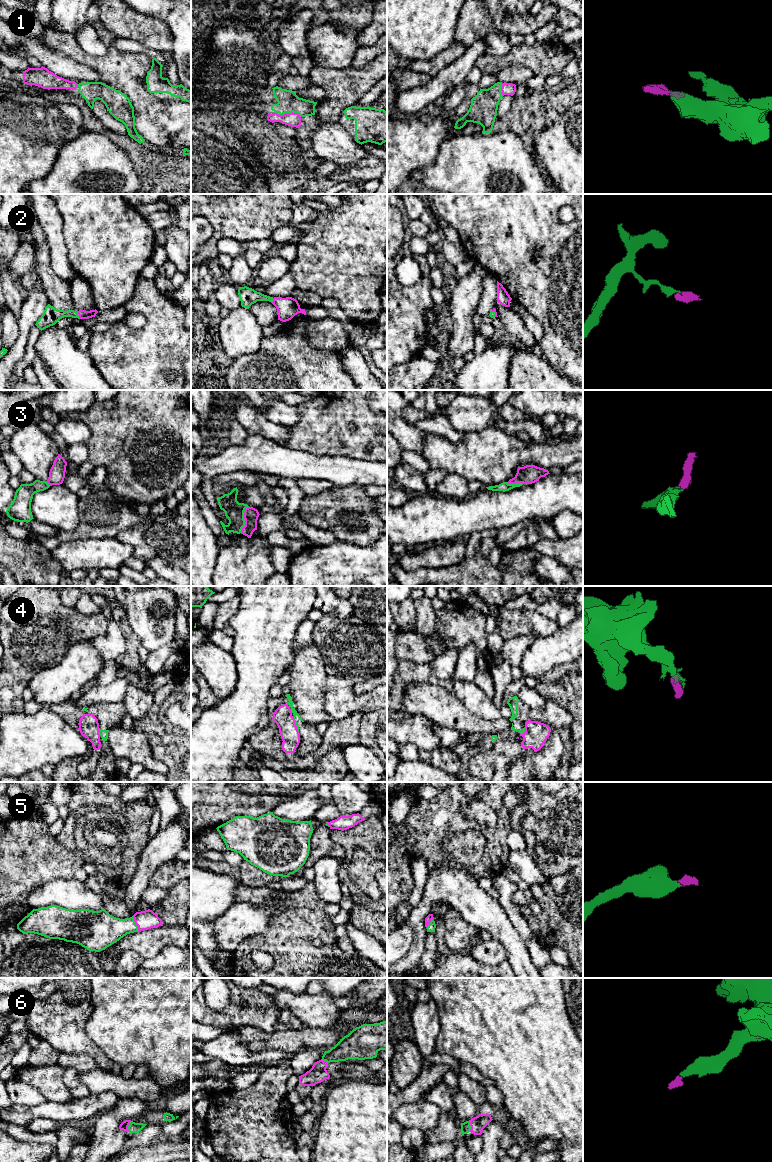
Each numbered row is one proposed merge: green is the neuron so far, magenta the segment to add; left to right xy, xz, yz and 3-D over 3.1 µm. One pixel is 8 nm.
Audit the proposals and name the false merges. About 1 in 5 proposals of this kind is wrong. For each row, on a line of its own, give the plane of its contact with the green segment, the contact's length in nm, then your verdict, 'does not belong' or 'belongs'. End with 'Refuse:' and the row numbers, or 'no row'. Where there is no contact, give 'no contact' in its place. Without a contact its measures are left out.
1: xz | 220 nm | belongs
2: xy | 70 nm | belongs
3: xz | 220 nm | belongs
4: xy | 70 nm | does not belong
5: xy | 140 nm | belongs
6: xy | 90 nm | belongs
Refuse: 4

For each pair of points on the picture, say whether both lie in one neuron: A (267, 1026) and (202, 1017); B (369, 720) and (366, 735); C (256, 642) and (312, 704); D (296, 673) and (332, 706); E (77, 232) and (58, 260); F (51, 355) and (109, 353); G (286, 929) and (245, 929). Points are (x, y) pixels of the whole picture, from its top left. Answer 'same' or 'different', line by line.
A: same
B: same
C: different
D: different
E: different
F: different
G: different

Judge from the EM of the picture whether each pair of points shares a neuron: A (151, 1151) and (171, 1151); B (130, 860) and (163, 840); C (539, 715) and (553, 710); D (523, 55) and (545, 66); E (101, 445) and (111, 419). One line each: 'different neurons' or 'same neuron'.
A: same neuron
B: different neurons
C: same neuron
D: same neuron
E: same neuron

